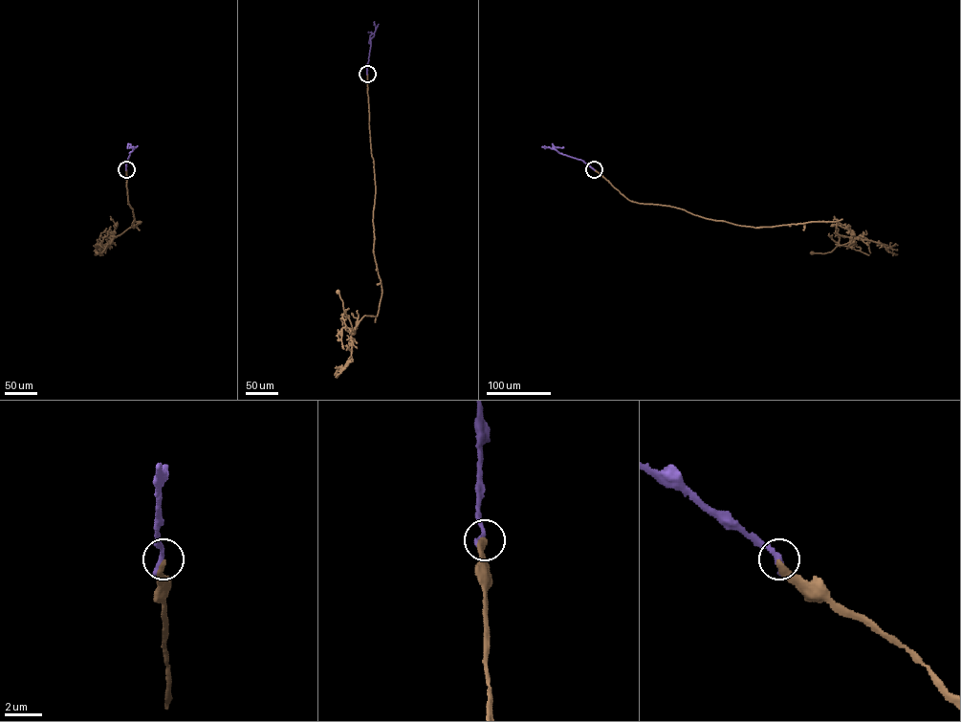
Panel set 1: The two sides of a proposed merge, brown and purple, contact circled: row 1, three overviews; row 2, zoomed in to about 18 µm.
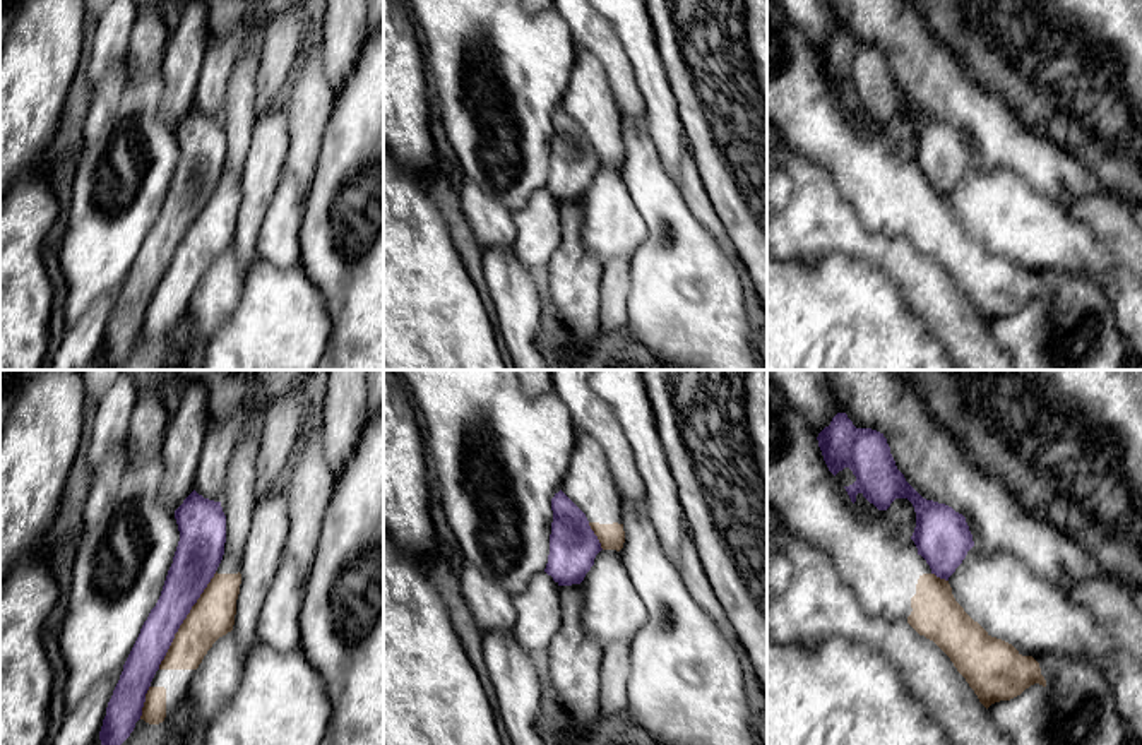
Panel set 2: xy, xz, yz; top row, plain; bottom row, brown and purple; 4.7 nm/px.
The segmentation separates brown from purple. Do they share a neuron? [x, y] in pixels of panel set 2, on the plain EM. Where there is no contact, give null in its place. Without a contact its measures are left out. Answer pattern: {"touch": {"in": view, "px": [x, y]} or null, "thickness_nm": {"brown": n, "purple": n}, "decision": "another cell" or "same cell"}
{"touch": {"in": "xy", "px": [184, 237]}, "thickness_nm": {"brown": 200, "purple": 200}, "decision": "another cell"}

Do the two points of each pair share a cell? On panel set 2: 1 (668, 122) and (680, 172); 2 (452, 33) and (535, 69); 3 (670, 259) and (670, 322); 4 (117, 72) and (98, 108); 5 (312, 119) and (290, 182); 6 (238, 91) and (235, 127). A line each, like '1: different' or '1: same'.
1: same
2: same
3: same
4: same
5: same
6: same

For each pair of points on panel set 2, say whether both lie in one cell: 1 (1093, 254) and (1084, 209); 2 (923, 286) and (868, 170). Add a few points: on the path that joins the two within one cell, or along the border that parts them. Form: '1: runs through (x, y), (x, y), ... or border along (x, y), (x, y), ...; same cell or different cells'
1: border along (1065, 211), (1081, 221), (1113, 257); different cells
2: border along (860, 218), (870, 230), (906, 237); different cells

